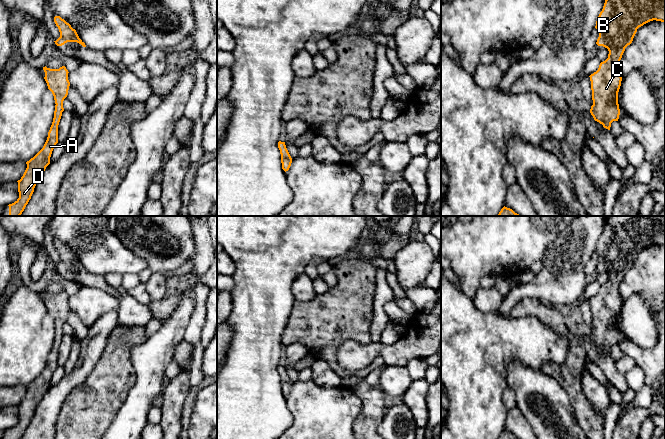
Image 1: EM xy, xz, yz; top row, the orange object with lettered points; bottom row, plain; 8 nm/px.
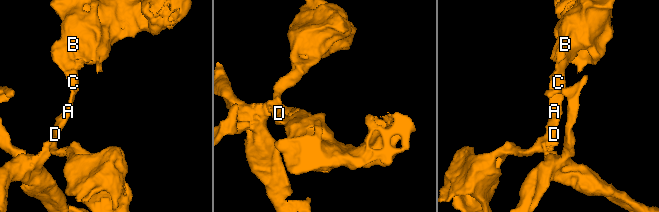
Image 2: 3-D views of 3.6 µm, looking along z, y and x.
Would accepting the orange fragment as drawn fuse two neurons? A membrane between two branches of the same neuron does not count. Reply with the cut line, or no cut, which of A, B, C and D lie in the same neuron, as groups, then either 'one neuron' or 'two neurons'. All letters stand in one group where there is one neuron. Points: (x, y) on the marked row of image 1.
no cut; A B C D; one neuron

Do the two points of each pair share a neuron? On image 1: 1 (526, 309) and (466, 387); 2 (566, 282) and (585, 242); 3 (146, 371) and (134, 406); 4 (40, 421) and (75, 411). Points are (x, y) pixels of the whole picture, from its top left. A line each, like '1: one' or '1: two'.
1: two
2: one
3: one
4: two

